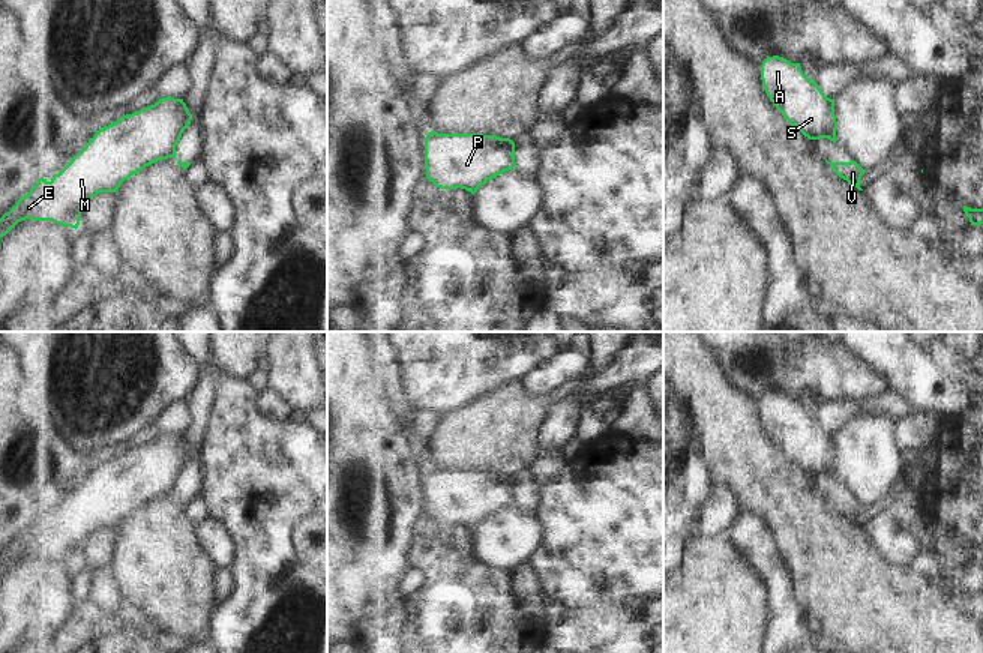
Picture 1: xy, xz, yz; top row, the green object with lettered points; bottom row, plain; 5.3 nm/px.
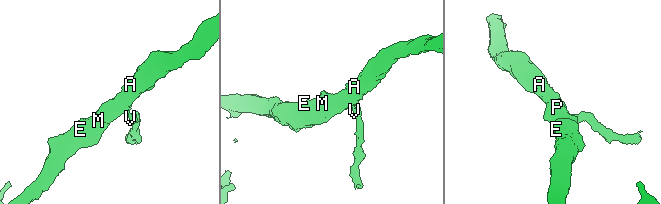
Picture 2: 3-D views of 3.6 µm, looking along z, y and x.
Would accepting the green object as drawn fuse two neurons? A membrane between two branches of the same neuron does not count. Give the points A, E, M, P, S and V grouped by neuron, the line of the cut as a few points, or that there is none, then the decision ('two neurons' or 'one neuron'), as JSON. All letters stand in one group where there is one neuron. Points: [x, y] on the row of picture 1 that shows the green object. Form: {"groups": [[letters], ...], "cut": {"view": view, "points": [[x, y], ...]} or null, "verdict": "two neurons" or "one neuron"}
{"groups": [["A", "E", "M", "P", "S"], ["V"]], "cut": {"view": "xy", "points": [[180, 134], [174, 144]]}, "verdict": "two neurons"}

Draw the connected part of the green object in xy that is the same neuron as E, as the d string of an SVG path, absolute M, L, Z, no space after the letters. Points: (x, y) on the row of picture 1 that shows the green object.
M171 96L159 99L155 105L126 114L117 122L96 131L95 137L71 159L71 162L48 182L41 177L30 192L0 218L0 239L18 222L53 221L63 227L78 228L81 212L87 203L101 192L116 192L131 176L146 167L173 158L173 150L191 125L192 114L183 99Z

